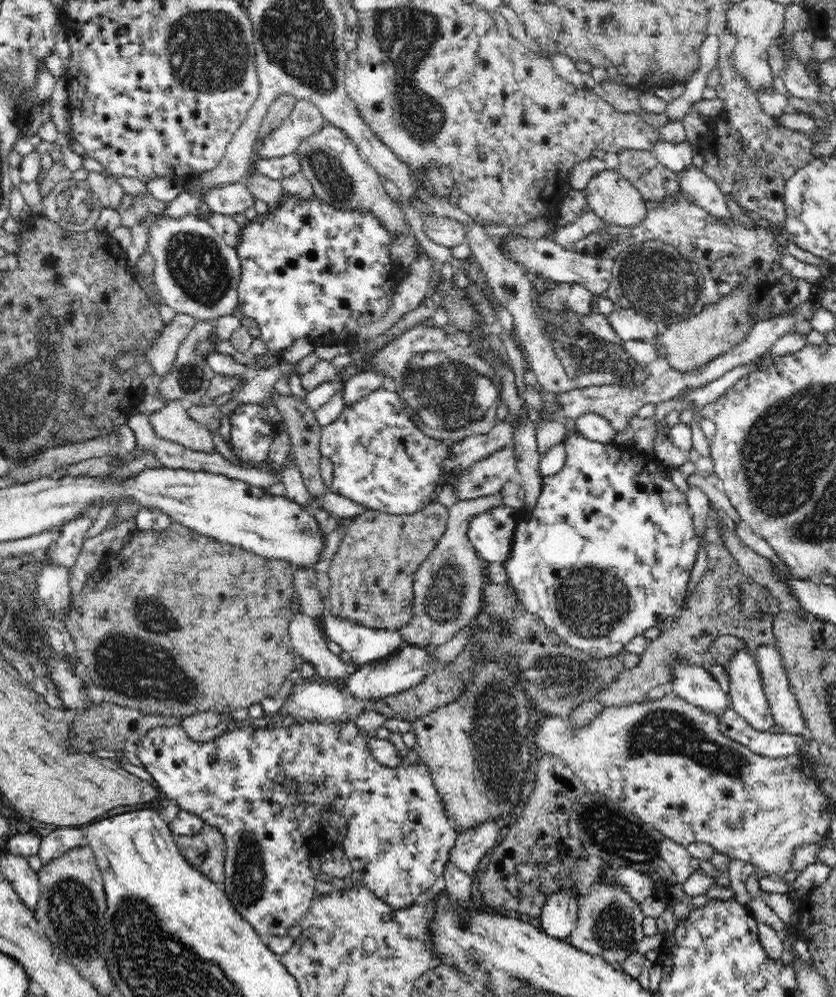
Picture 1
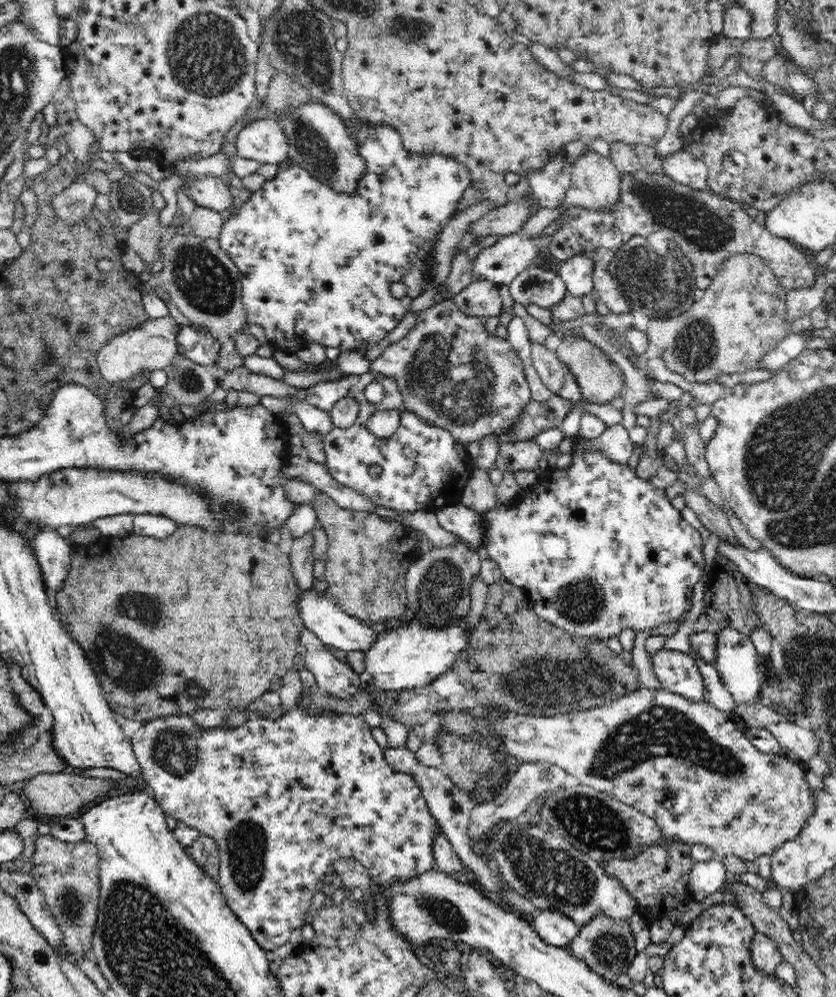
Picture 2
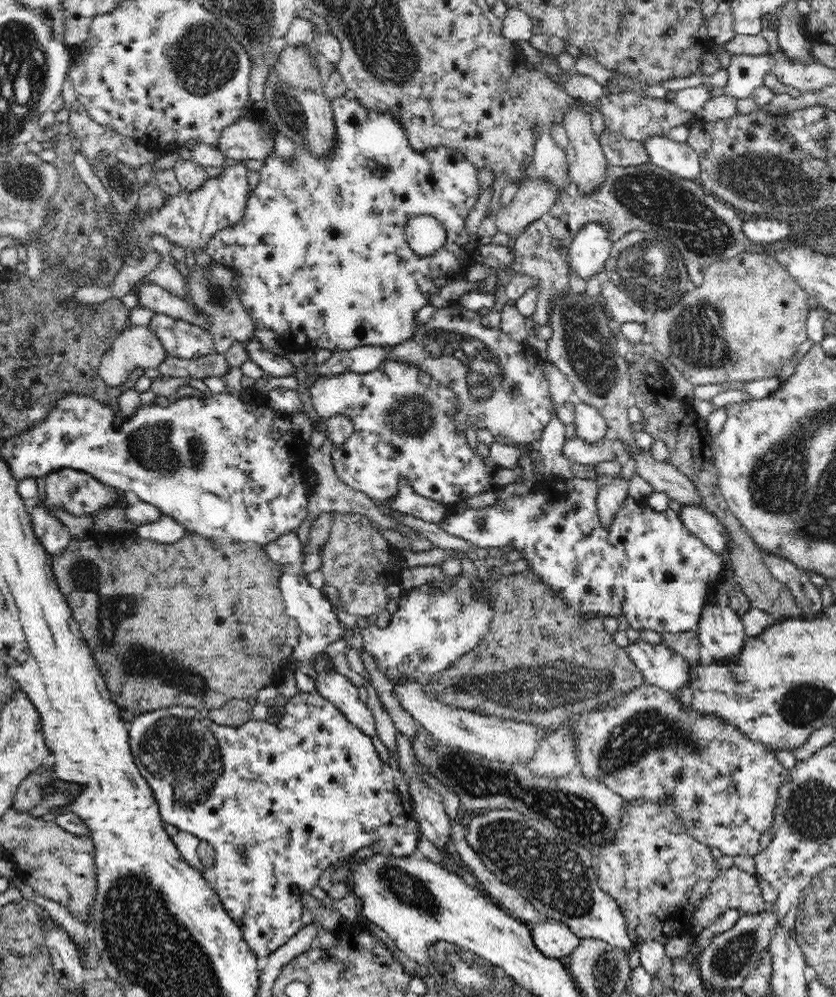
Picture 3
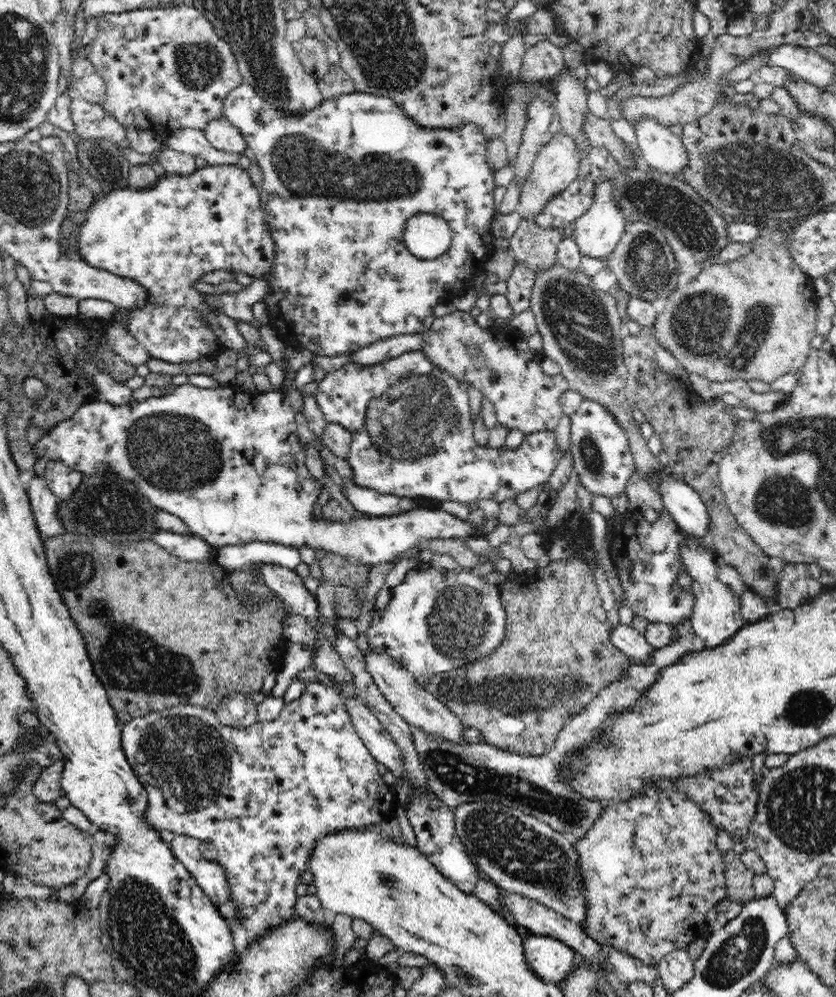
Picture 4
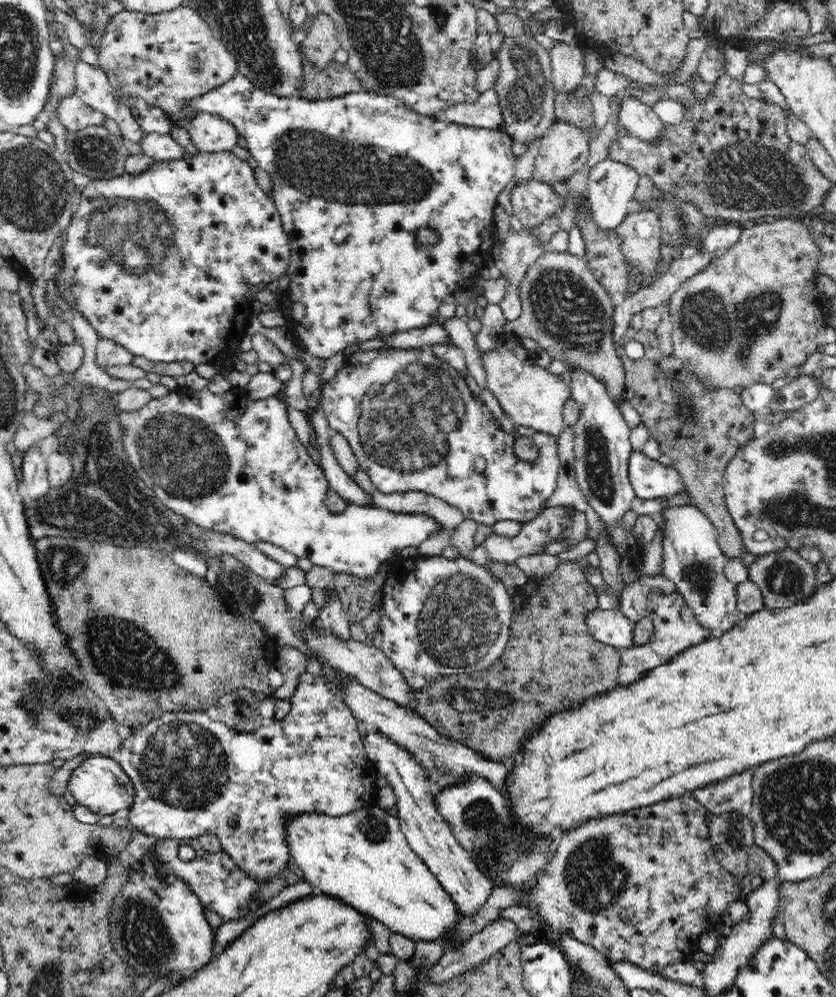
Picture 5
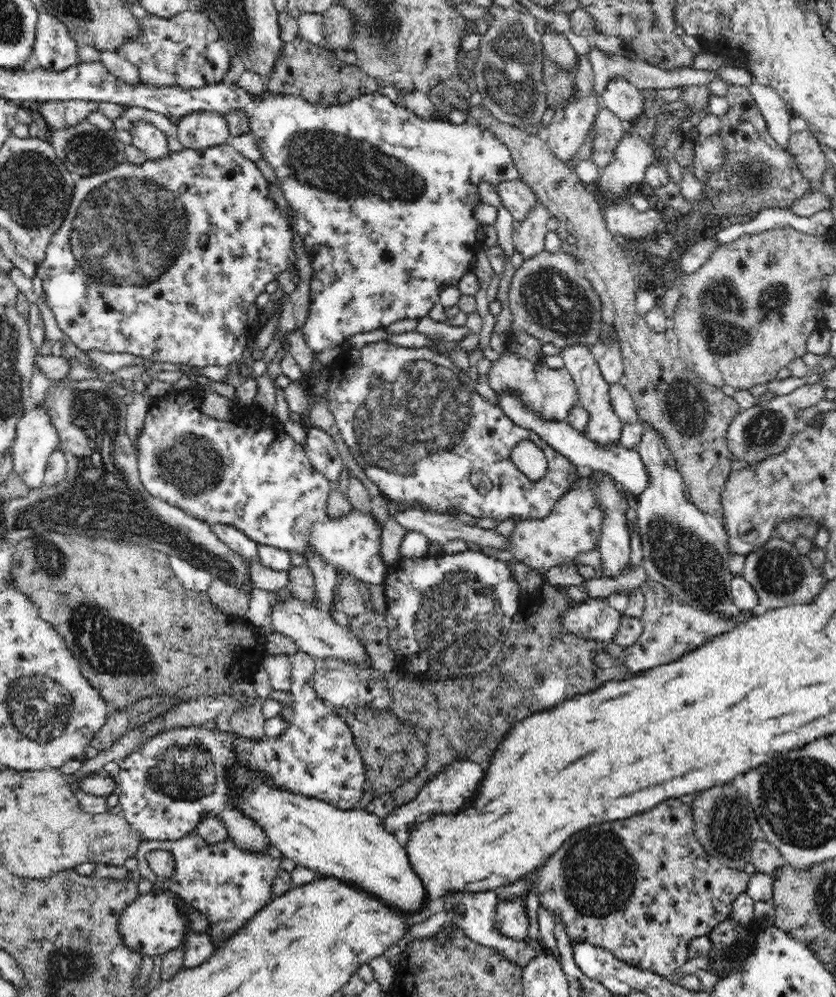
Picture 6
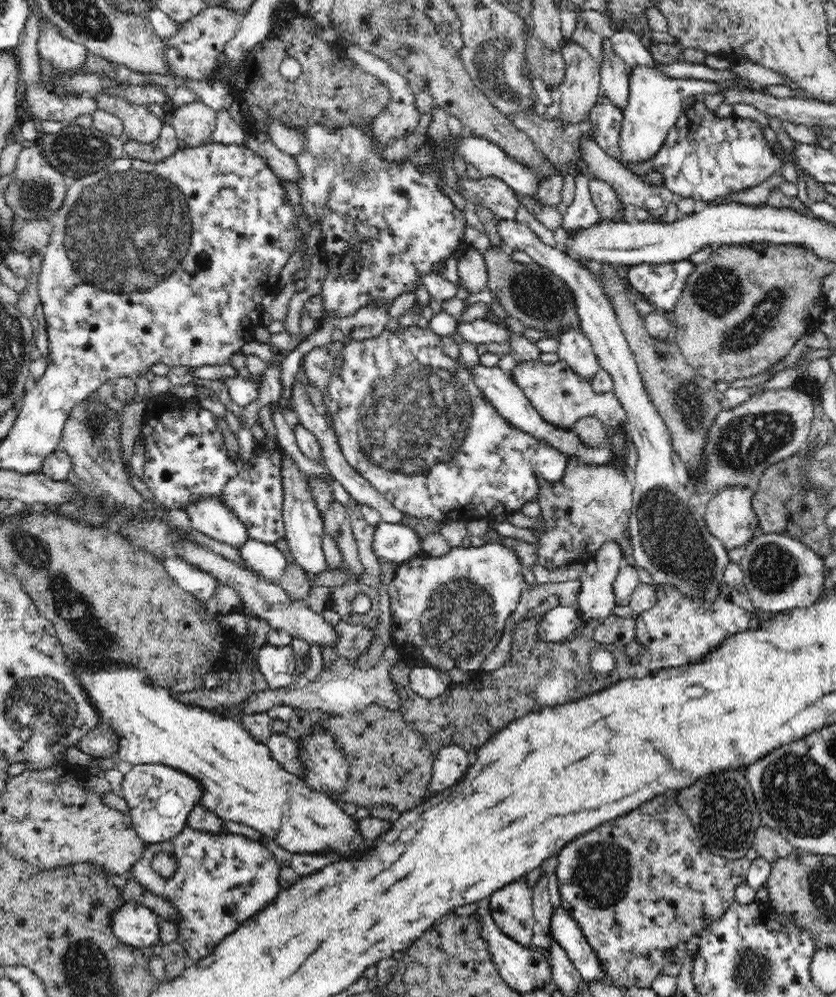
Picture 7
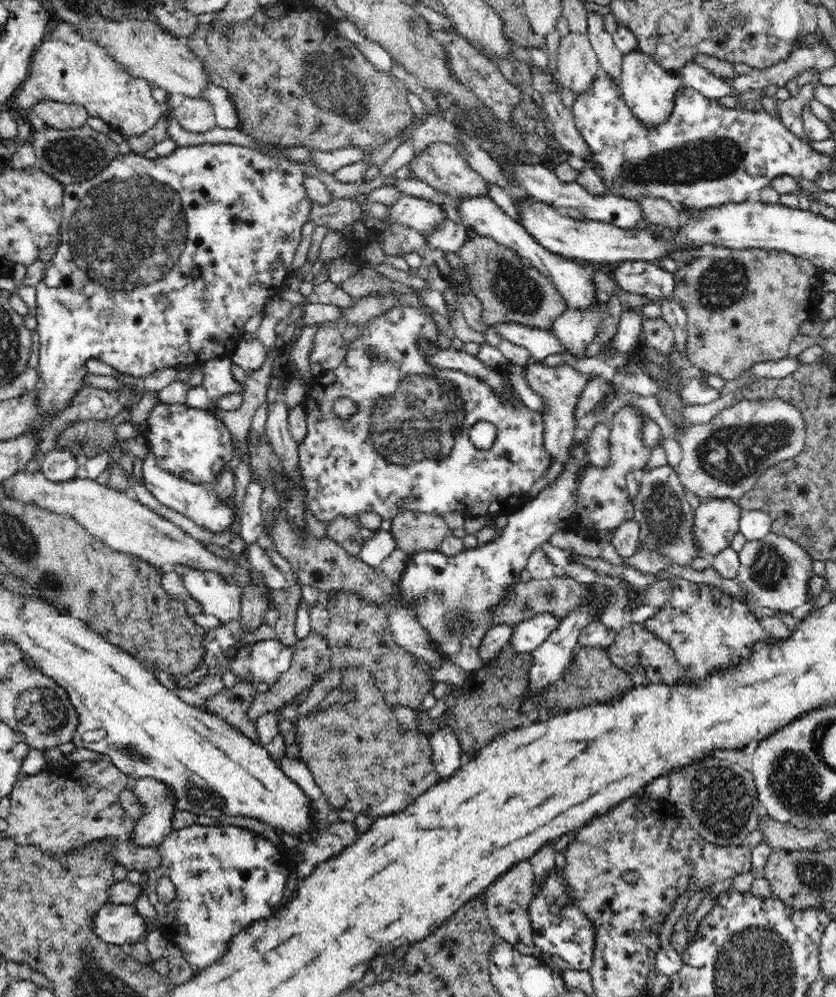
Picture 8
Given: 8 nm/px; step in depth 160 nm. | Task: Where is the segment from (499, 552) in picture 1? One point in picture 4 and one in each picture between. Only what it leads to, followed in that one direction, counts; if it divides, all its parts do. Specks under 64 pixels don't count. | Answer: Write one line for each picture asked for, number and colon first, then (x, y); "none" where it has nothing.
2: (459, 519)
3: (407, 501)
4: (370, 502)

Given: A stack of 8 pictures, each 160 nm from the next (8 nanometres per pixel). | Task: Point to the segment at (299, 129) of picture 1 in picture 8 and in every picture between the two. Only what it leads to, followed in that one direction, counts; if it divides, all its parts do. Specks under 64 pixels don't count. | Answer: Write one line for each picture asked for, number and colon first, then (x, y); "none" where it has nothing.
2: (264, 141)
3: (244, 140)
4: (221, 134)
5: (208, 132)
6: (200, 130)
7: (194, 123)
8: (196, 115)

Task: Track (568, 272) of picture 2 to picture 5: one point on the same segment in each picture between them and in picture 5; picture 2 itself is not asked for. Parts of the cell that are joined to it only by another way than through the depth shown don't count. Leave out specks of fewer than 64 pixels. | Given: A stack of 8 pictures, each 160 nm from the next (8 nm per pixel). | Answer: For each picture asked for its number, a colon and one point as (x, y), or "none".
3: (592, 246)
4: (597, 232)
5: (611, 185)

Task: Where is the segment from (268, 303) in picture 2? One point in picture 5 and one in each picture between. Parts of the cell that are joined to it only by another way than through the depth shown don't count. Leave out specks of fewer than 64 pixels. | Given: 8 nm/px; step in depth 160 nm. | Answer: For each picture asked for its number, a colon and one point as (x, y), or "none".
3: (321, 257)
4: (340, 182)
5: (354, 179)

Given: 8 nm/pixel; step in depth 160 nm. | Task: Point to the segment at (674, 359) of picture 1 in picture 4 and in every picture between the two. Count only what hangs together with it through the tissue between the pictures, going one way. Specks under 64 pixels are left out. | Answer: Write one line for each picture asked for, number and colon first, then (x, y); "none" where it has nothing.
2: (741, 316)
3: (748, 317)
4: (753, 318)

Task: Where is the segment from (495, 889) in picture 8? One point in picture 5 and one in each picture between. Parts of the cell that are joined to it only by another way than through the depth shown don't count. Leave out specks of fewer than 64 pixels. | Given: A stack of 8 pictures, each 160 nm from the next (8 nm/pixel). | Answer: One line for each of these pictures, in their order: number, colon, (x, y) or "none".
5: (494, 936)
6: (512, 921)
7: (511, 907)

